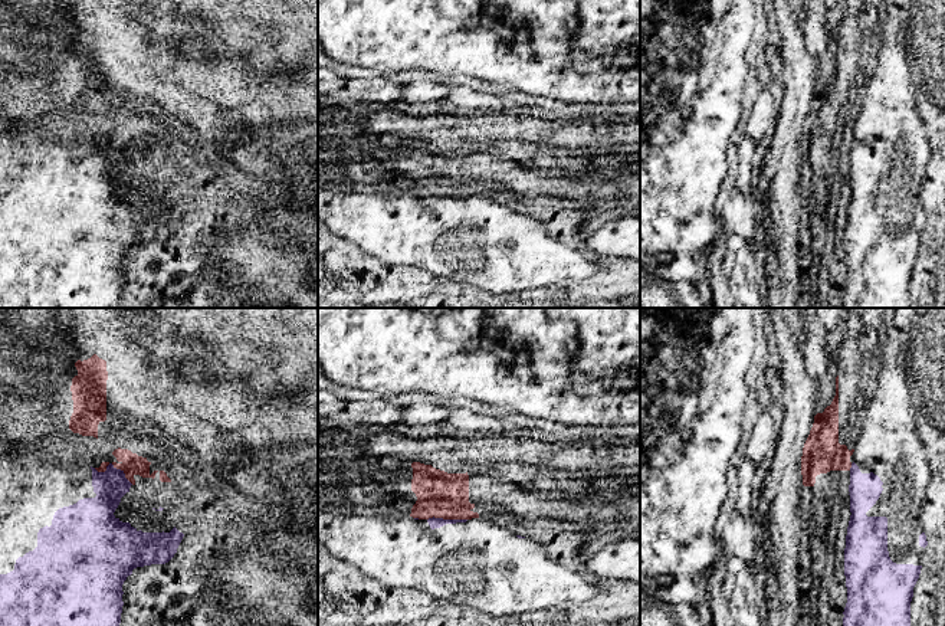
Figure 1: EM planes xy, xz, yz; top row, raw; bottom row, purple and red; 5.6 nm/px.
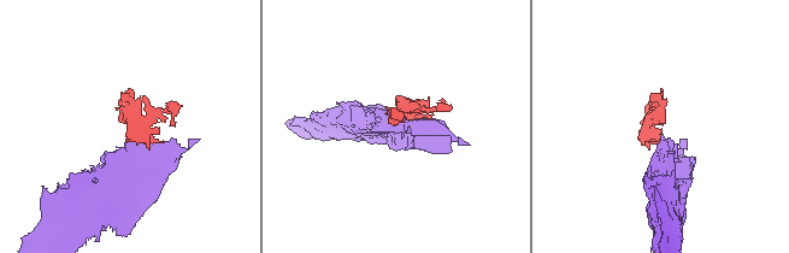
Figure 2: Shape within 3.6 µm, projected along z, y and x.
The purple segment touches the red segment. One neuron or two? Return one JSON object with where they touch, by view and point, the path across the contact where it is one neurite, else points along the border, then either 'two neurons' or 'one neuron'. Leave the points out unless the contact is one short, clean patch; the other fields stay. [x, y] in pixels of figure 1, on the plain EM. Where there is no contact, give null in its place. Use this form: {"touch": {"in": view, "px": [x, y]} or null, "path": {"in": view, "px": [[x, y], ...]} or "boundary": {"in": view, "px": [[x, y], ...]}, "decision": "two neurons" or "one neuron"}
{"touch": {"in": "xy", "px": [112, 143]}, "decision": "two neurons"}

